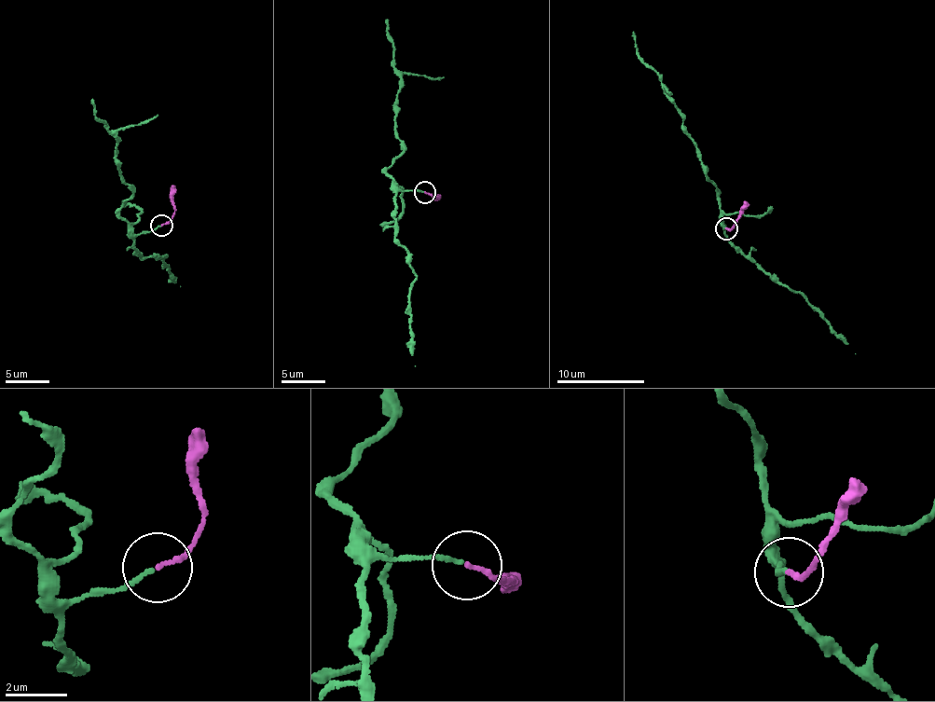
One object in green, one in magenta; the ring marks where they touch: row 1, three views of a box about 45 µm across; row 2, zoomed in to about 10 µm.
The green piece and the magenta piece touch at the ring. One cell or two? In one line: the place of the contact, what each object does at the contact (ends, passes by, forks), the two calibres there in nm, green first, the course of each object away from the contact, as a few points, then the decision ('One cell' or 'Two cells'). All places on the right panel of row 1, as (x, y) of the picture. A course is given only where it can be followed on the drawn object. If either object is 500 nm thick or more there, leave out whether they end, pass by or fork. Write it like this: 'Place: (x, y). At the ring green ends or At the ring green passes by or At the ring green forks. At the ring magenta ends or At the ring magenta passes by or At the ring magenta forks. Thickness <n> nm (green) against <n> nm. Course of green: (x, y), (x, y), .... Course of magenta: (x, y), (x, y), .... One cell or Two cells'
Place: (726, 228). At the ring green ends. At the ring magenta ends. Thickness 140 nm (green) against 140 nm. Course of green: (725, 228), (718, 188), (706, 178), (694, 140), (683, 123), (683, 114), (657, 75), (639, 56), (632, 32). Course of magenta: (727, 229), (735, 225), (746, 201). One cell

